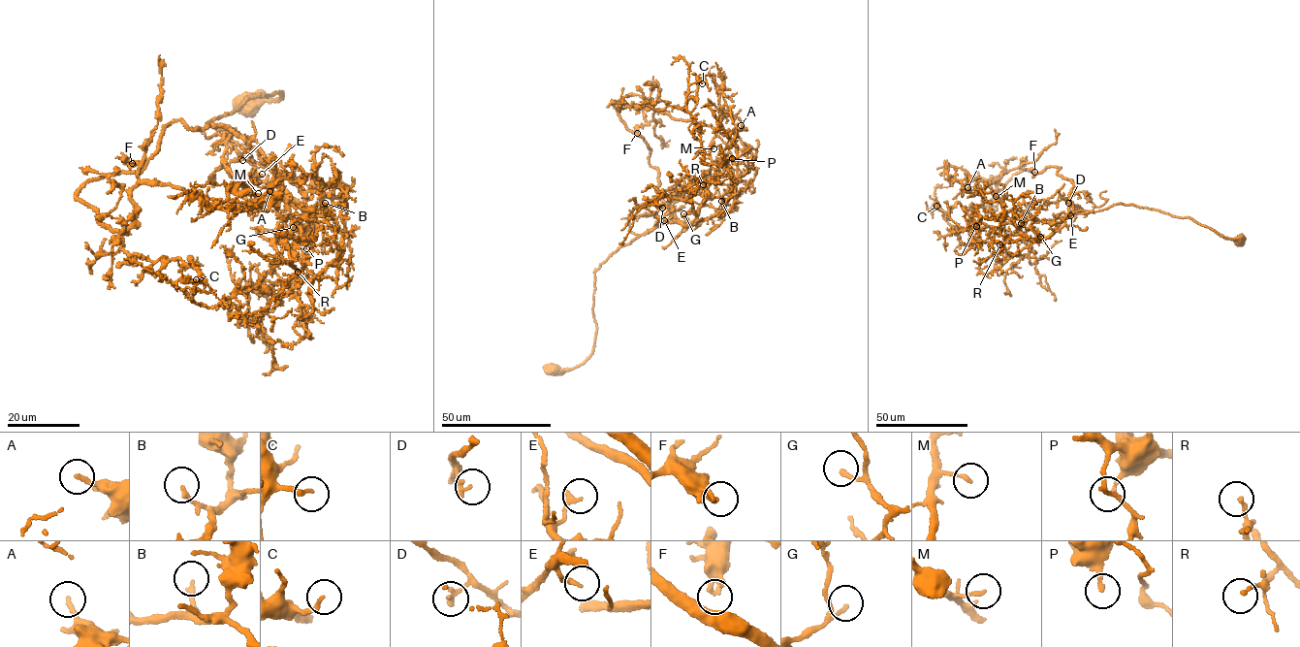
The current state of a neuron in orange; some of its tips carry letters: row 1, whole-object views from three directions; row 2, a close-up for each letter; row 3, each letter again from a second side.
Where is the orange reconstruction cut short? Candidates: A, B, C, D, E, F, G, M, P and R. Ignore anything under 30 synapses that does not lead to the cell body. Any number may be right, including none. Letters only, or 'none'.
none

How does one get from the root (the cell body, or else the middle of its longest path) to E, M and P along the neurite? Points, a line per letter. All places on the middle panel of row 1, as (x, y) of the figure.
E: (550, 371), (575, 368), (591, 352), (596, 330), (594, 271), (620, 246), (664, 220)
M: (550, 371), (575, 368), (591, 352), (599, 266), (656, 225), (687, 225), (695, 218), (713, 148)
P: (550, 371), (575, 368), (591, 352), (594, 271), (620, 246), (656, 225), (689, 224), (716, 170), (732, 158)

